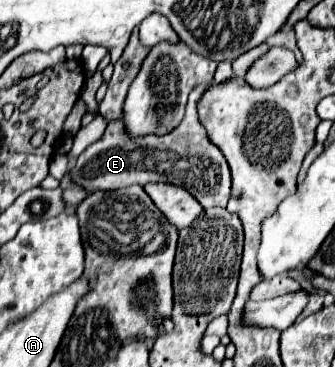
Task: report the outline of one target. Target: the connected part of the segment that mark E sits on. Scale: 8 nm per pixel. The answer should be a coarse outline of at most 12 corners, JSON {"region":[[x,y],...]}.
{"region":[[195,87],[167,136],[127,138],[111,120],[71,168],[87,192],[183,186],[227,206],[231,172],[205,134]]}

